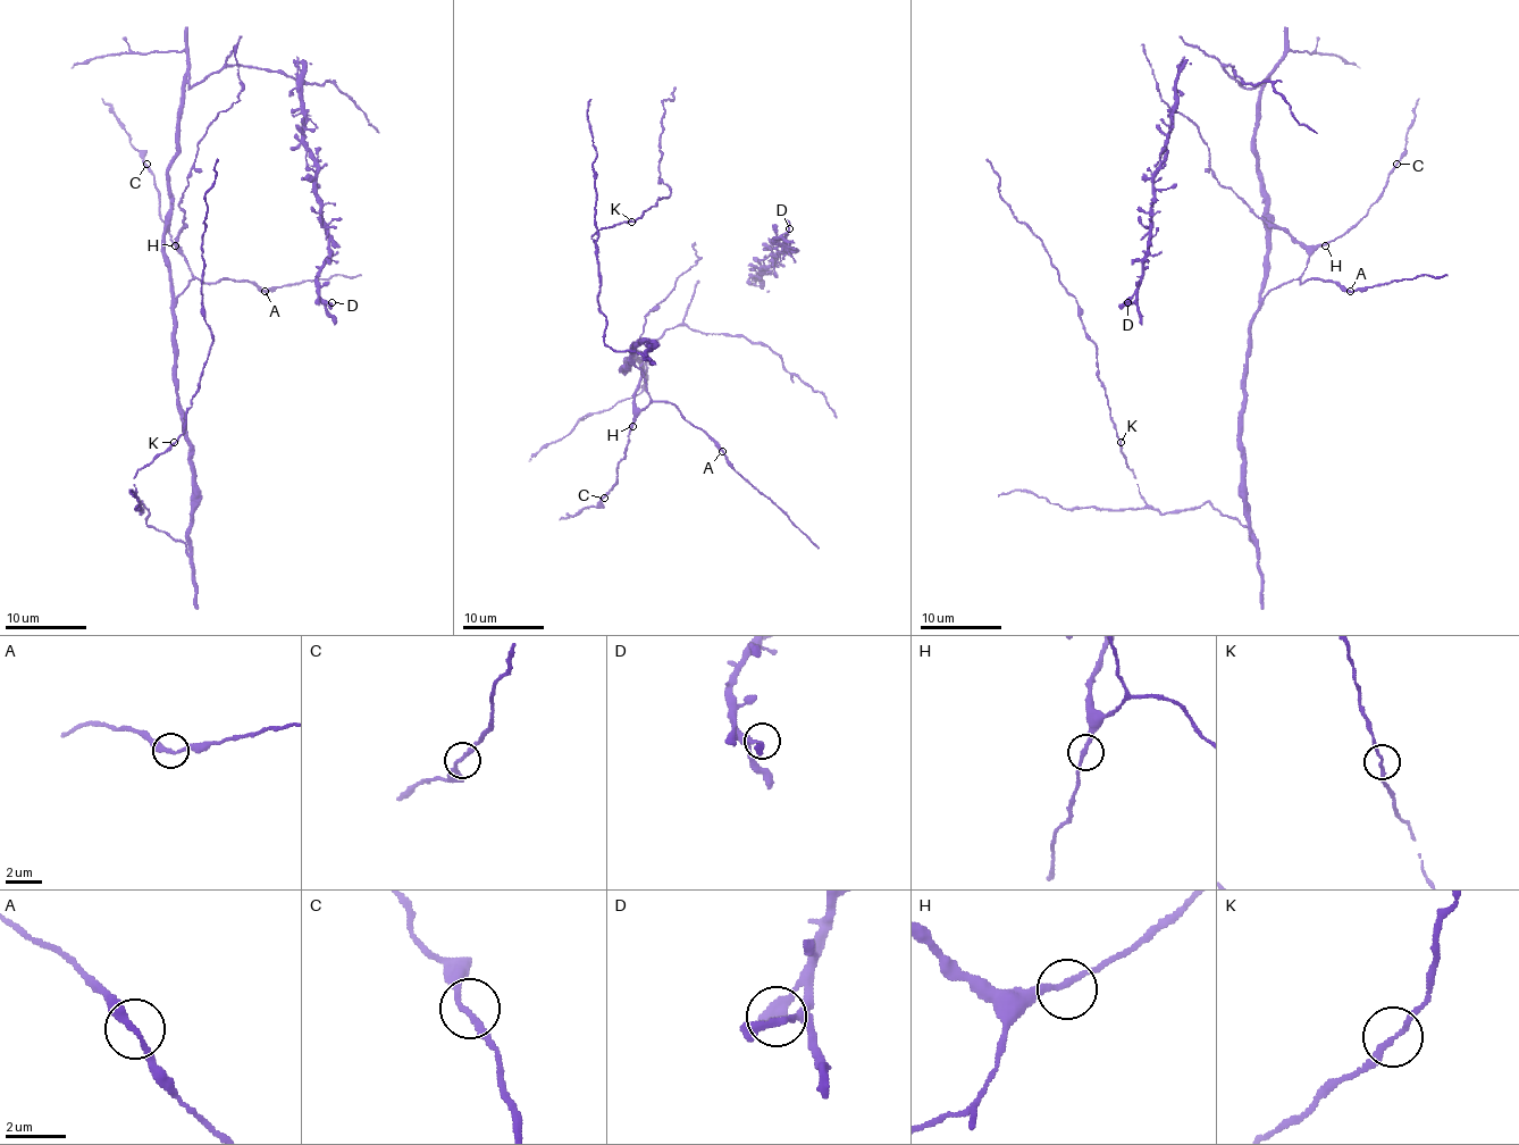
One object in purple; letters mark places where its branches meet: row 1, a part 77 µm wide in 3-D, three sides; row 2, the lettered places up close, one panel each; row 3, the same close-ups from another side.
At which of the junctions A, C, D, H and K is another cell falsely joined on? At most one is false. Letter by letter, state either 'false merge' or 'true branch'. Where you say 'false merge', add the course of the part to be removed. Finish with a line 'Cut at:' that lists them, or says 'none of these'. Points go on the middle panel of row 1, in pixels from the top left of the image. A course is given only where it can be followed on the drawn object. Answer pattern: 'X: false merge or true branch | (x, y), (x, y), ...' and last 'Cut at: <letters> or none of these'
A: true branch
C: true branch
D: true branch
H: true branch
K: true branch
Cut at: none of these

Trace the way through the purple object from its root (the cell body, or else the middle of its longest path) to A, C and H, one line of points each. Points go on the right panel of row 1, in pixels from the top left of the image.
A: (1244, 364), (1248, 323), (1258, 302), (1270, 290), (1293, 280), (1332, 280), (1350, 290)
C: (1244, 364), (1248, 323), (1258, 302), (1295, 280), (1315, 249), (1342, 237), (1360, 219), (1396, 164)
H: (1244, 364), (1248, 323), (1258, 302), (1270, 290), (1295, 280), (1307, 266), (1309, 256), (1325, 245)

